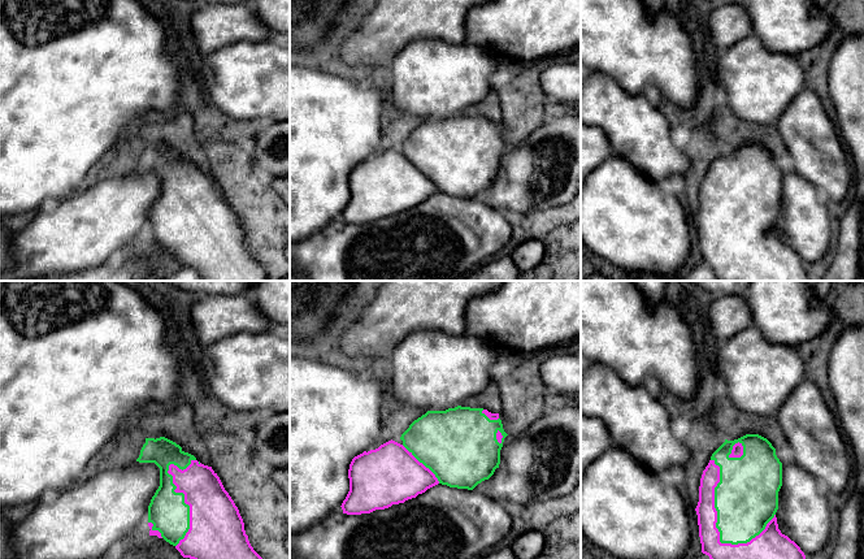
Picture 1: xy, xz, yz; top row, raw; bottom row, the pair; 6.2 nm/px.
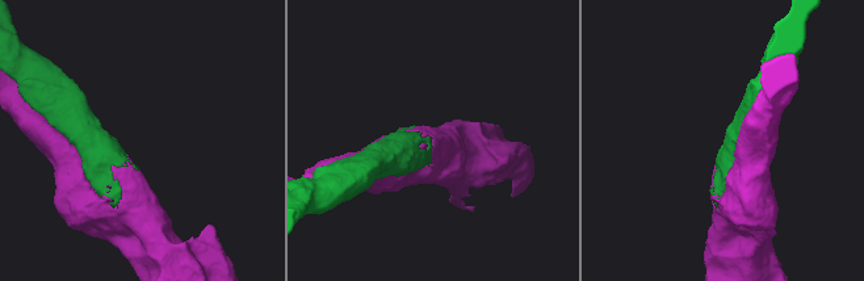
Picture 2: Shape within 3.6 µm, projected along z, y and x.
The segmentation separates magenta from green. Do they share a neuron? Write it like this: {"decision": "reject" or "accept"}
{"decision": "accept"}

